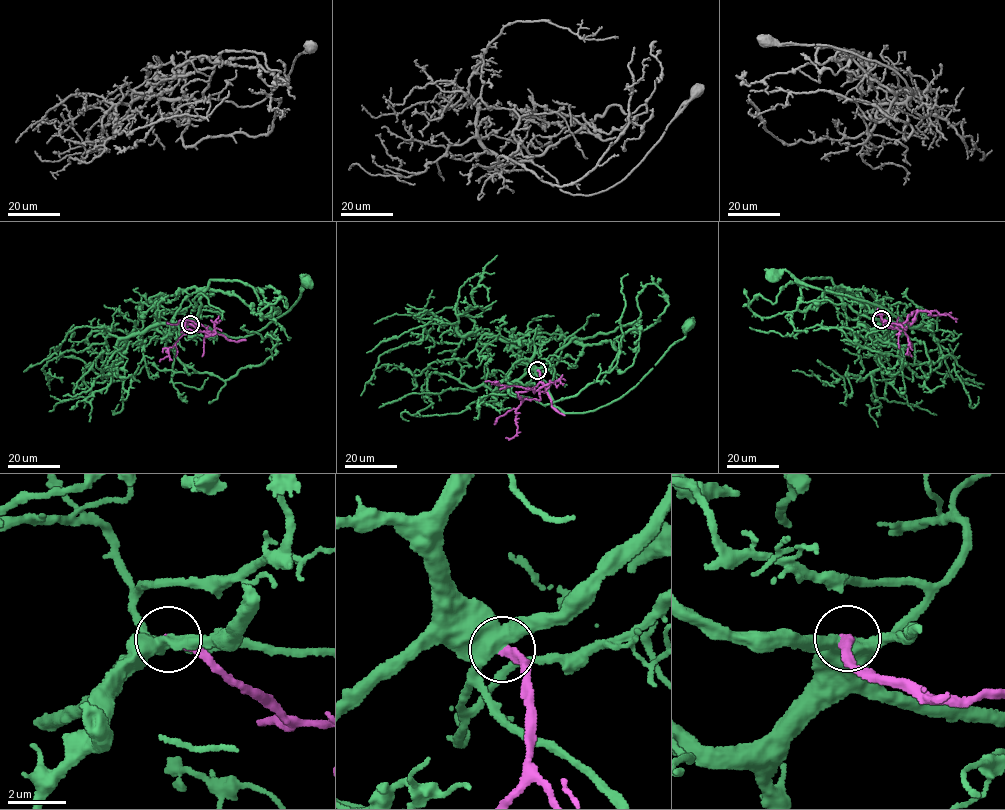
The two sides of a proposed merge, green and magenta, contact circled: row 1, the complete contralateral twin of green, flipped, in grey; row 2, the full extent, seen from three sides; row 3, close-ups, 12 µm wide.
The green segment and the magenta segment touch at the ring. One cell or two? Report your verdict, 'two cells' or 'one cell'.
two cells

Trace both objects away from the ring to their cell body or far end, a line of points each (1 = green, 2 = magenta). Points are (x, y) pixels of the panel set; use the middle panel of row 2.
1: (537, 370), (555, 406), (564, 412), (591, 411), (639, 382), (685, 335), (689, 323)
2: (537, 370), (539, 381), (518, 393), (522, 400), (517, 409), (516, 434), (505, 438)

